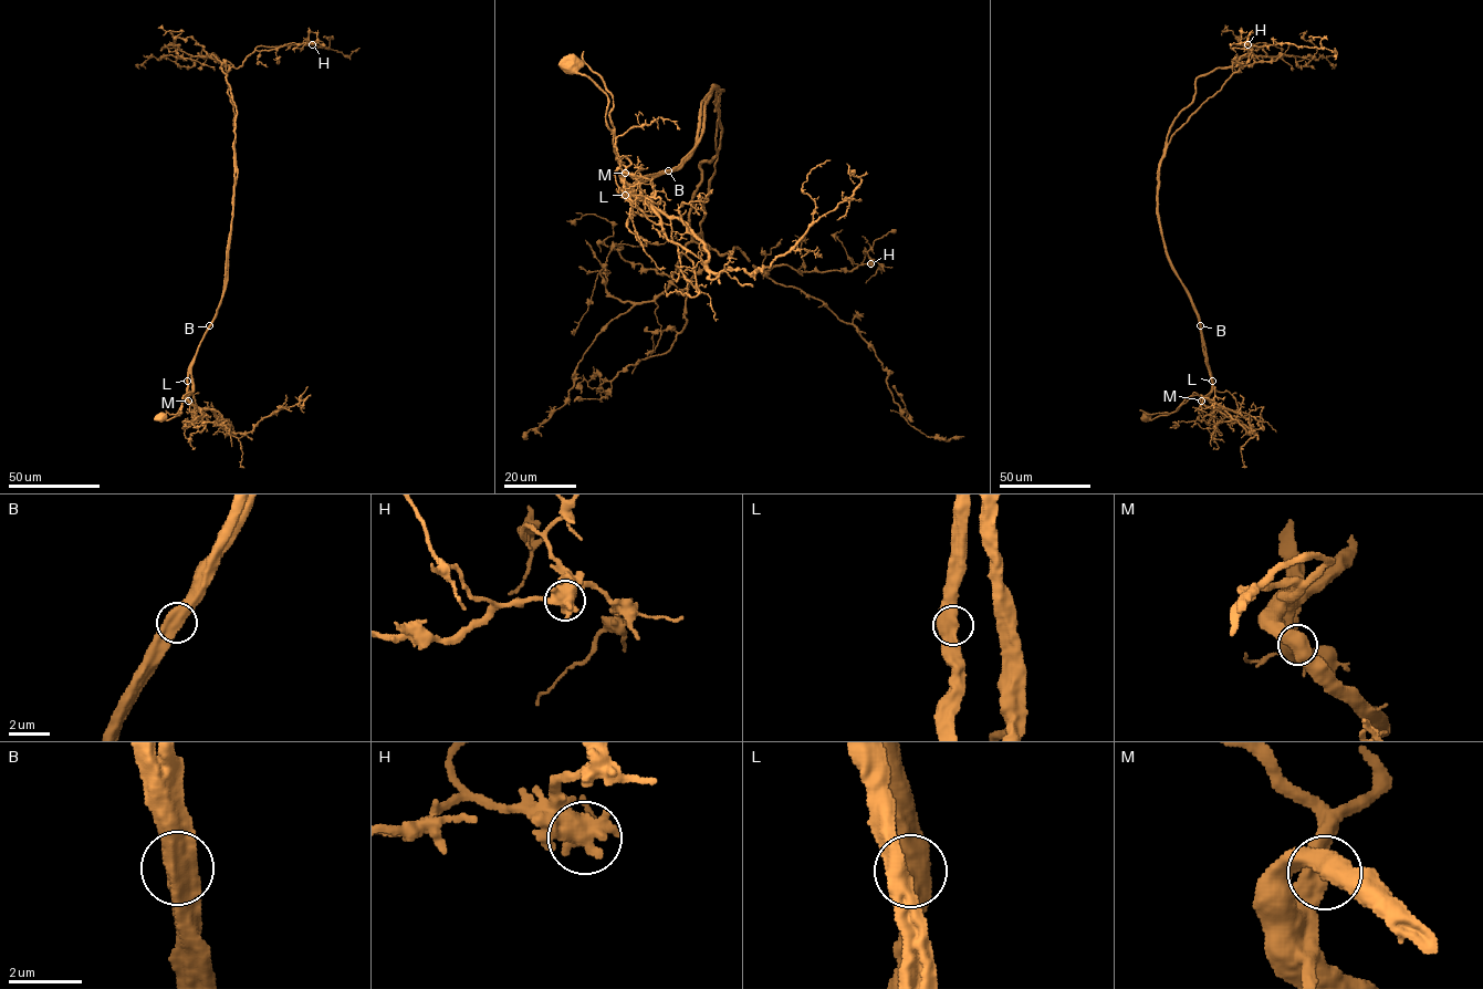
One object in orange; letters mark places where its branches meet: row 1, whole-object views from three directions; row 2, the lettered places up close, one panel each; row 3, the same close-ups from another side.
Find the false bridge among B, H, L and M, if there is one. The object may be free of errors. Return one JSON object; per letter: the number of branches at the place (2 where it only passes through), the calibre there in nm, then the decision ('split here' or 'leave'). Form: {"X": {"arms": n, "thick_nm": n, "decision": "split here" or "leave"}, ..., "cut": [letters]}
{"B": {"arms": 2, "thick_nm": 650, "decision": "split here"}, "H": {"arms": 2, "thick_nm": 650, "decision": "leave"}, "L": {"arms": 2, "thick_nm": 600, "decision": "leave"}, "M": {"arms": 2, "thick_nm": 600, "decision": "leave"}, "cut": ["B"]}

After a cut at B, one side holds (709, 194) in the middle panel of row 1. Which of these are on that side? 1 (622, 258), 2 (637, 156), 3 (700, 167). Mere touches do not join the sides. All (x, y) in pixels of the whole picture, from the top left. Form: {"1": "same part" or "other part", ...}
{"1": "same part", "2": "same part", "3": "other part"}

